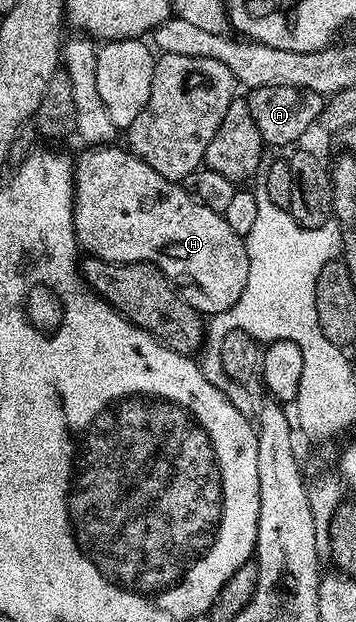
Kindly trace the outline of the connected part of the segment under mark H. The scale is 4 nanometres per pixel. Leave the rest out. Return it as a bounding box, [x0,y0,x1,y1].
[73,146,249,318]

